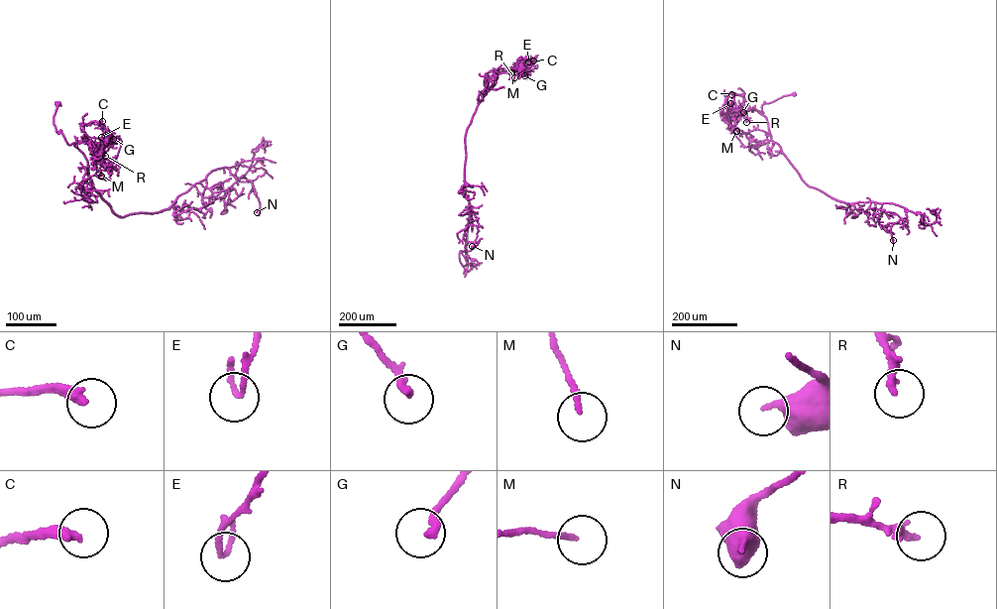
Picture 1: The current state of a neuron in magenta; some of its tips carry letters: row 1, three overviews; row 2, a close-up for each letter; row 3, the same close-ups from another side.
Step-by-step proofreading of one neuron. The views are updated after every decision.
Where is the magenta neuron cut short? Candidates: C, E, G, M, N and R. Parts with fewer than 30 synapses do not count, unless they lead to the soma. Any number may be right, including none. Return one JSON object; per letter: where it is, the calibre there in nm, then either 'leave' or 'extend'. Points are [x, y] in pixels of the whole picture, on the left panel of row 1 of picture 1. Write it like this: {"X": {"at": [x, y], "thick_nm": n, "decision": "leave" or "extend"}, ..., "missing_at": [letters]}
{"C": {"at": [102, 121], "thick_nm": 320, "decision": "leave"}, "E": {"at": [101, 137], "thick_nm": 170, "decision": "leave"}, "G": {"at": [113, 139], "thick_nm": 240, "decision": "leave"}, "M": {"at": [101, 176], "thick_nm": 140, "decision": "leave"}, "N": {"at": [257, 212], "thick_nm": 360, "decision": "leave"}, "R": {"at": [105, 156], "thick_nm": 240, "decision": "leave"}, "missing_at": []}

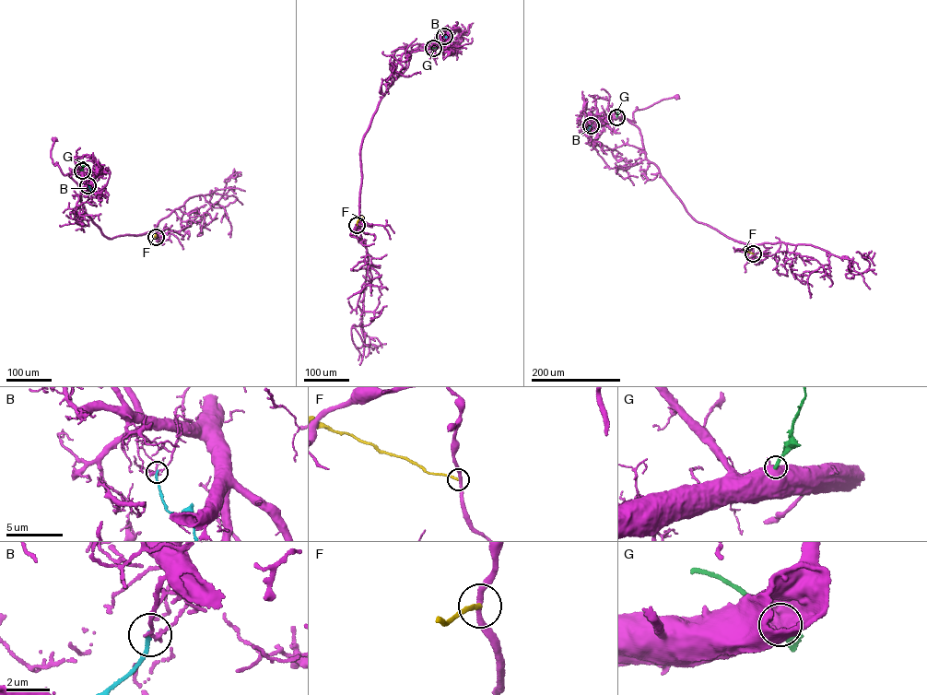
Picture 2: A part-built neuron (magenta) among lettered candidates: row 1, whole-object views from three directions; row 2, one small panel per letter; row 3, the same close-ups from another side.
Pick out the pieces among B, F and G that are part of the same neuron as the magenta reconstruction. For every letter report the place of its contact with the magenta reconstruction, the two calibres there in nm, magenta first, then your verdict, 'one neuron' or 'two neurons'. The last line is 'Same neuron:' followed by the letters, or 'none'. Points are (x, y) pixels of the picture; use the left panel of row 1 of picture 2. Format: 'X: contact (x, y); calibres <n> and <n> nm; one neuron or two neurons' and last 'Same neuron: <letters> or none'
B: contact (88, 185); calibres 160 and 190 nm; two neurons
F: contact (156, 237); calibres 240 and 190 nm; two neurons
G: contact (82, 170); calibres 500 and 220 nm; two neurons
Same neuron: none

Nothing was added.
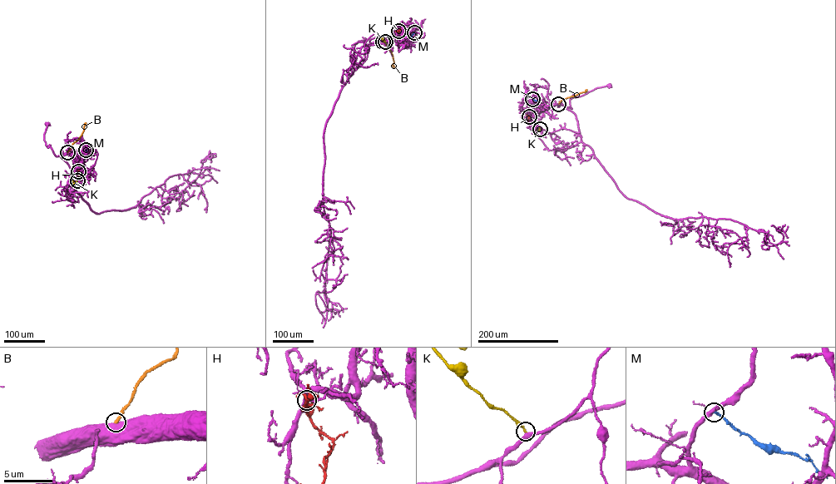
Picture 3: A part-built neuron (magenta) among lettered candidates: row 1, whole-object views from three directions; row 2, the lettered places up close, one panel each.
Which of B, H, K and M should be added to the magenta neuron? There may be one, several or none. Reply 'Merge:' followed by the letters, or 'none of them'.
Merge: K

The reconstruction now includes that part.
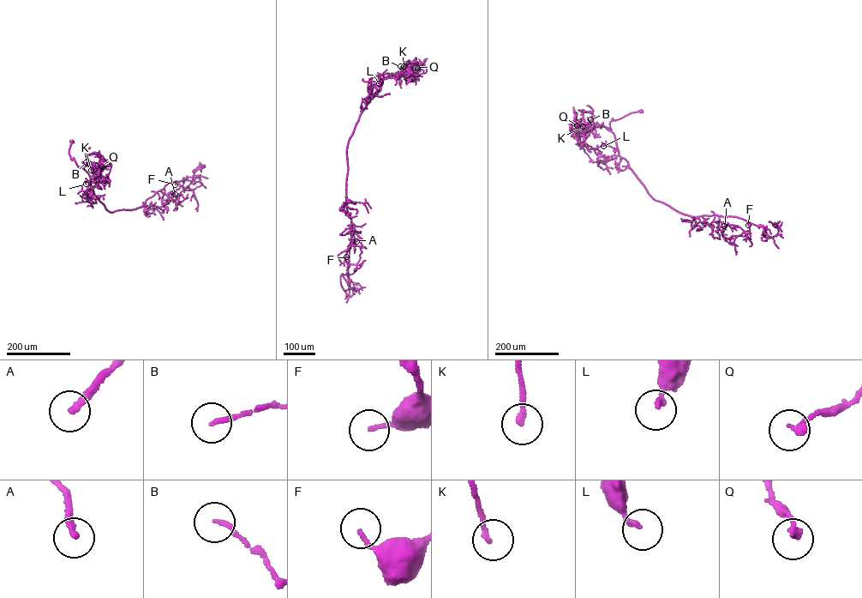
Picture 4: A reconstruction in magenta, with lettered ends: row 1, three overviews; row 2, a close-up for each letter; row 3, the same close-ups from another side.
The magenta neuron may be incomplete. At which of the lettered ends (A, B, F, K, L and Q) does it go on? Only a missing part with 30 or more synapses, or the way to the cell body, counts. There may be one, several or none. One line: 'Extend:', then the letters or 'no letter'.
Extend: A

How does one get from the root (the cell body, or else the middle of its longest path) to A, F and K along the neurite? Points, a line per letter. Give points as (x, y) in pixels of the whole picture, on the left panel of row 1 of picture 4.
A: (72, 141), (70, 158), (87, 172), (94, 194), (110, 211), (140, 207), (158, 190), (175, 194)
F: (72, 141), (70, 158), (87, 172), (94, 194), (110, 211), (140, 207), (168, 183), (174, 181), (175, 184)
K: (72, 141), (68, 150), (70, 158), (79, 167), (92, 165), (97, 172), (92, 168), (91, 170)

